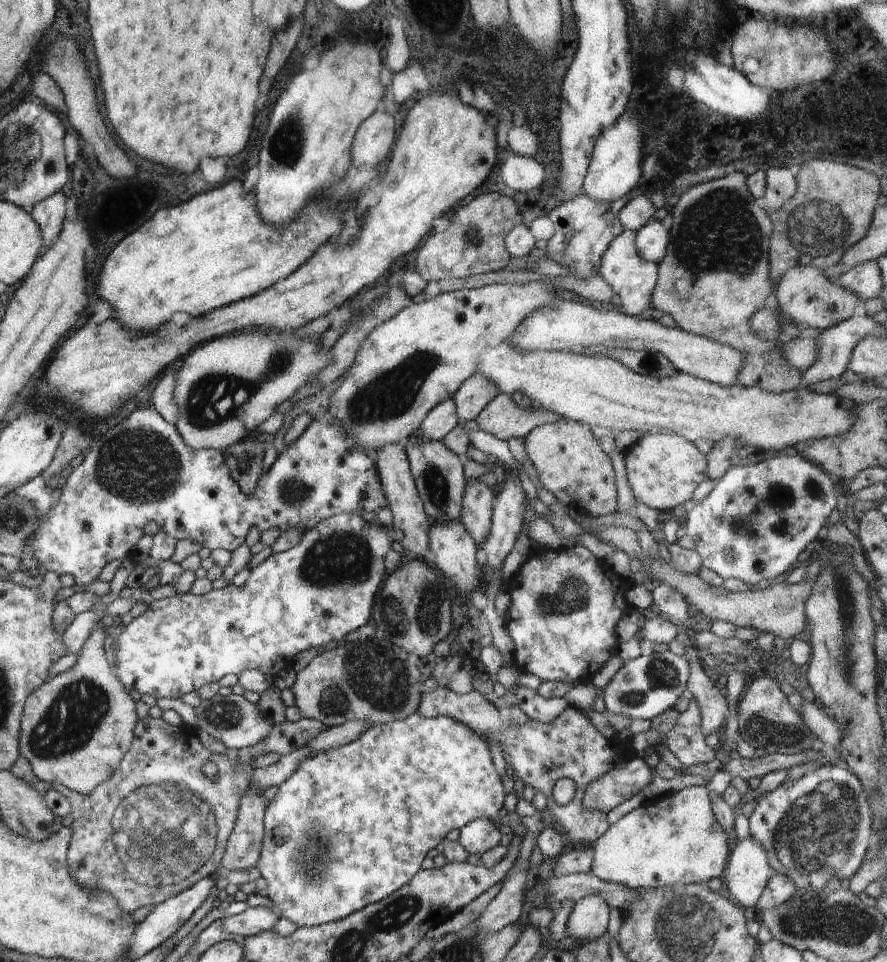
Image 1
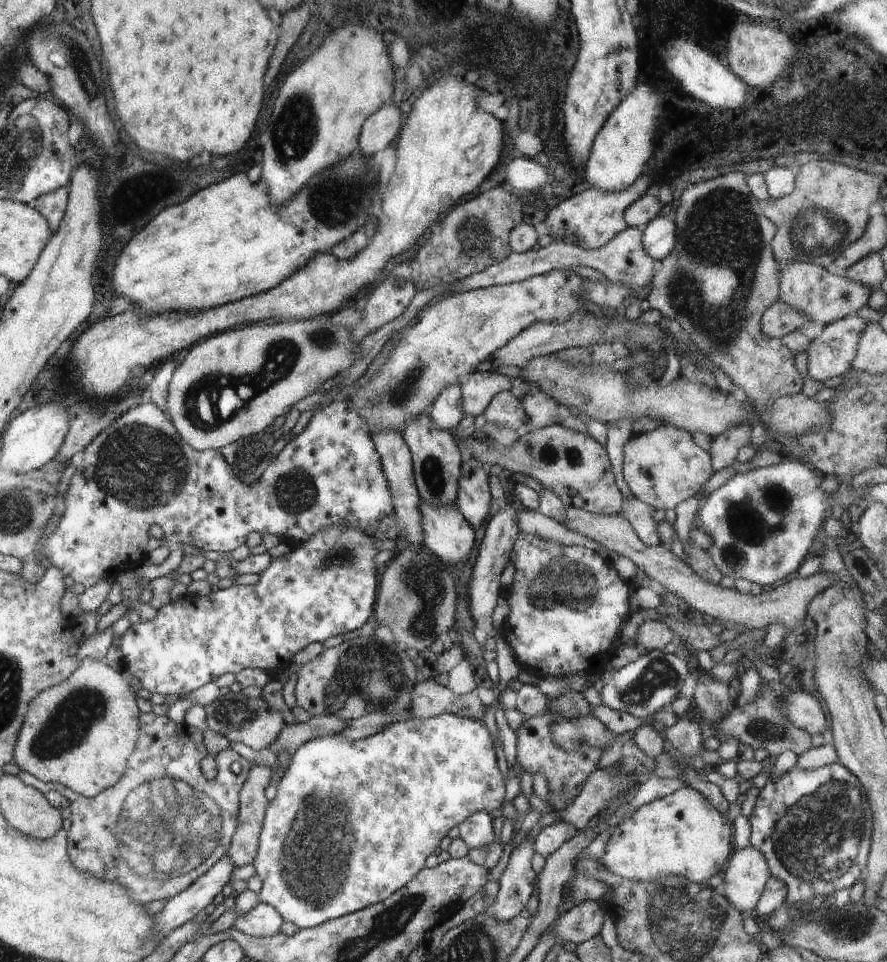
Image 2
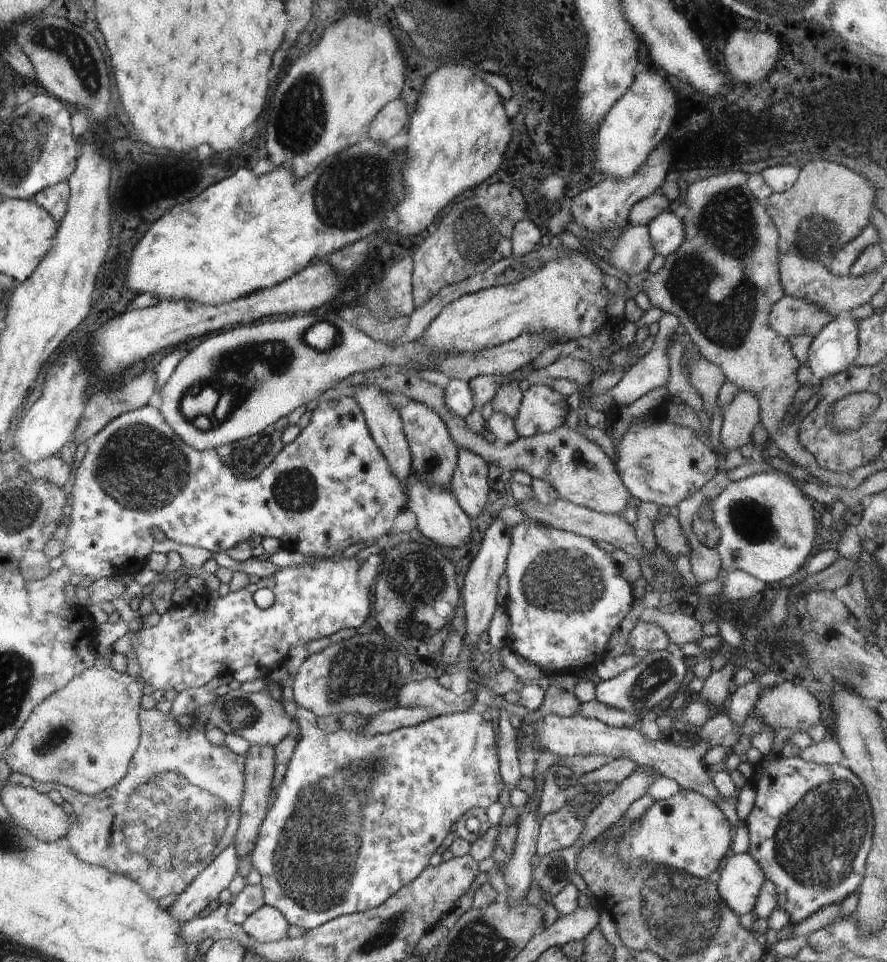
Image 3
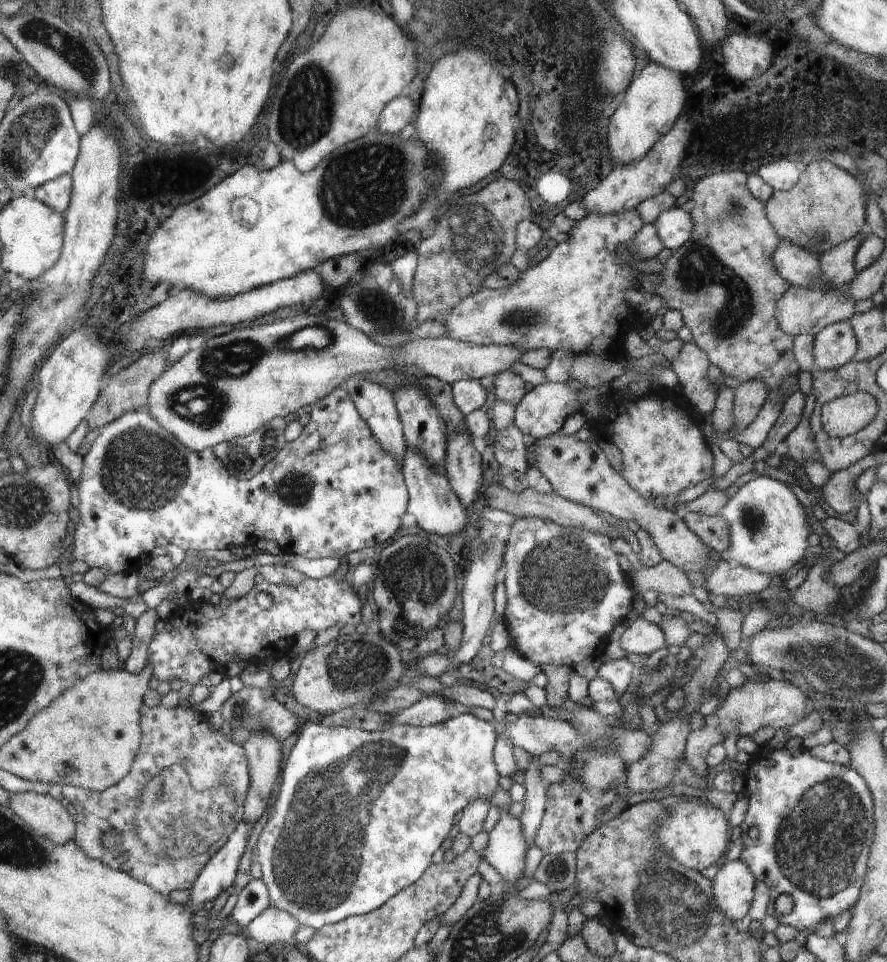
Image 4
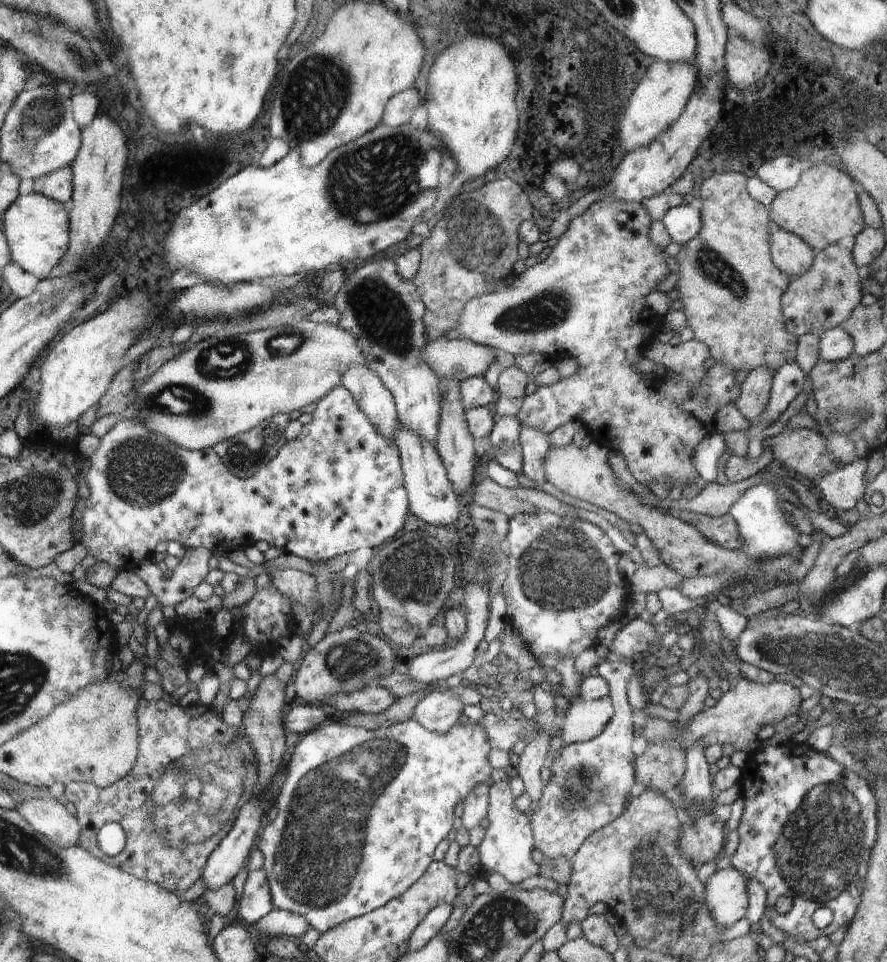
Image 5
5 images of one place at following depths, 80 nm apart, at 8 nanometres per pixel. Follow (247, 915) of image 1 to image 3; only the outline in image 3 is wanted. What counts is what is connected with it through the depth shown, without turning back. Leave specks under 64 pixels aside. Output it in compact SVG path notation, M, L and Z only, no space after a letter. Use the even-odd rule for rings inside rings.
M264 904L256 912L252 912L241 926L248 936L258 942L266 943L287 938L288 926L291 925L276 908Z

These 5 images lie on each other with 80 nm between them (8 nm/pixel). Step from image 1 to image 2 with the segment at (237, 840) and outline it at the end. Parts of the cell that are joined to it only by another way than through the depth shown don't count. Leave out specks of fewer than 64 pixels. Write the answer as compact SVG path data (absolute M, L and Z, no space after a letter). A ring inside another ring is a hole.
M252 763L250 774L248 774L248 778L246 778L246 782L244 782L243 790L239 795L237 826L232 834L230 847L227 851L228 860L232 860L232 864L234 864L235 867L246 866L254 862L259 848L265 811L269 804L265 796L265 790L270 784L273 784L272 769L268 766Z

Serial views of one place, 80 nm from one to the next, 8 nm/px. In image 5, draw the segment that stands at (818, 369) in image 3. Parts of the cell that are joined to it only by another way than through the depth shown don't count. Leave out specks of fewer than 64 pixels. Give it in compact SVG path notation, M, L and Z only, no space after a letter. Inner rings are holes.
M842 325L826 330L818 344L818 348L820 348L819 360L824 360L824 362L846 360L851 357L855 348L852 336Z

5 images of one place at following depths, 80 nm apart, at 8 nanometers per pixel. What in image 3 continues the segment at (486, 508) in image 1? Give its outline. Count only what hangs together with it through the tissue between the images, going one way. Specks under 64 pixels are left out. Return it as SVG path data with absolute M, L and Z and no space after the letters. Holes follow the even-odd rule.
M457 448L458 462L456 462L456 470L452 474L452 482L450 482L450 494L456 498L458 505L466 512L466 516L470 519L478 518L484 512L484 506L488 505L488 500L491 501L494 495L488 486L488 466L478 454Z

